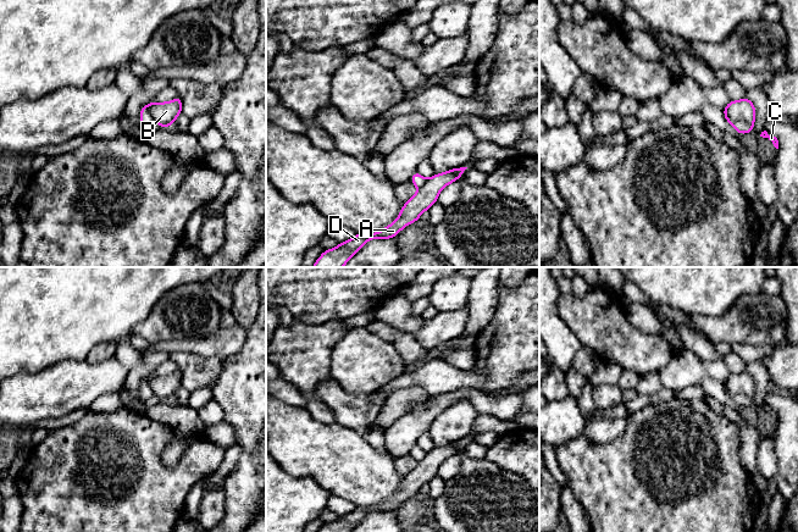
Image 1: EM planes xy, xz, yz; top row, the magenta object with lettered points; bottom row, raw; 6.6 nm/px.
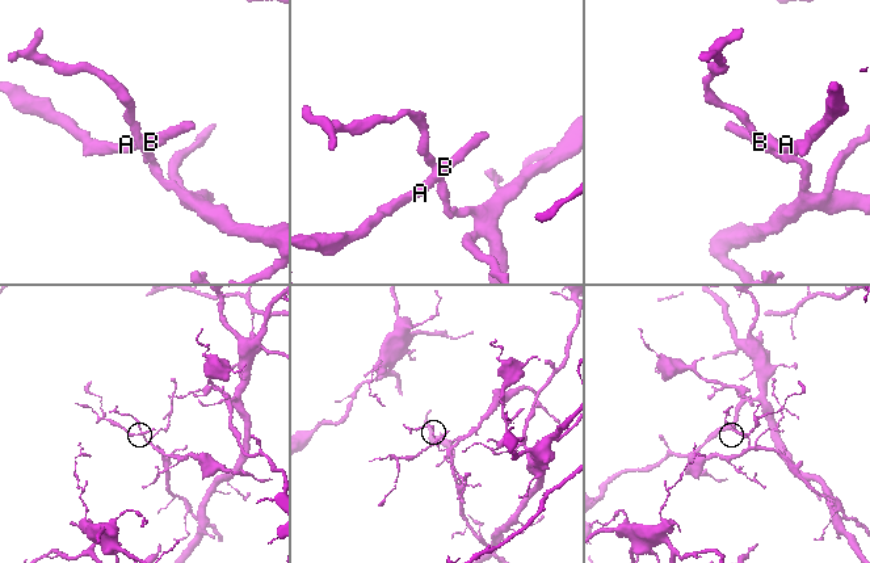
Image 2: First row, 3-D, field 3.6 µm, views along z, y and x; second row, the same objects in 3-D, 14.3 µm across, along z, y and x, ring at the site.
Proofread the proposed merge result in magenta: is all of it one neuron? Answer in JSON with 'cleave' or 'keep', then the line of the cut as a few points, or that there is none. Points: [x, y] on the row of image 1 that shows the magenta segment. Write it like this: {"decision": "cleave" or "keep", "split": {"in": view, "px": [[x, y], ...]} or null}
{"decision": "cleave", "split": {"in": "yz", "px": [[724, 109], [724, 112], [730, 118], [752, 123]]}}

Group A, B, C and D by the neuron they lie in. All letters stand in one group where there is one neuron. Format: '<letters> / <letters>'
A B D / C

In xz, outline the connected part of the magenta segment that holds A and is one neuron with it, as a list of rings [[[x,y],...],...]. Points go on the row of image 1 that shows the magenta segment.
[[[460,167],[449,170],[445,173],[434,173],[434,176],[427,179],[425,184],[419,188],[417,193],[404,204],[398,218],[392,225],[376,233],[356,233],[354,238],[340,243],[337,248],[325,250],[312,267],[343,267],[367,240],[394,238],[405,226],[419,221],[420,215],[425,210],[430,210],[430,207],[438,201],[439,192],[445,185],[459,179],[466,168],[467,167]]]

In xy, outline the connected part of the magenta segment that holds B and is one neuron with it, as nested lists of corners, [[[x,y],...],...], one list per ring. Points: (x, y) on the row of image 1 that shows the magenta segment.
[[[177,96],[168,102],[149,102],[149,113],[160,127],[166,128],[174,123],[177,116],[182,112],[182,99]]]

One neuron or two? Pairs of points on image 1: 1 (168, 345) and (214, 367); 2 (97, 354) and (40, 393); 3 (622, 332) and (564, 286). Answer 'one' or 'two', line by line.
1: two
2: two
3: two

